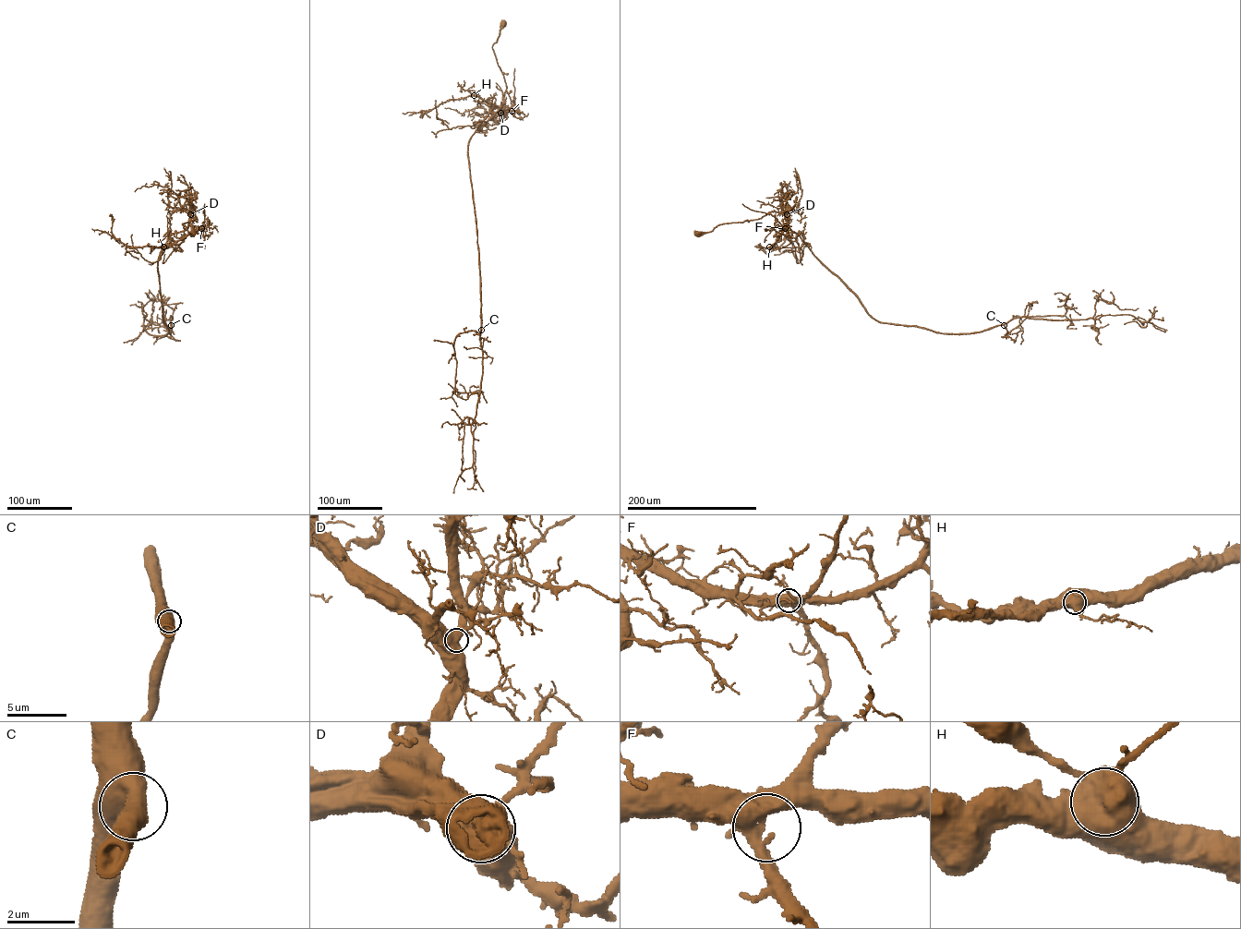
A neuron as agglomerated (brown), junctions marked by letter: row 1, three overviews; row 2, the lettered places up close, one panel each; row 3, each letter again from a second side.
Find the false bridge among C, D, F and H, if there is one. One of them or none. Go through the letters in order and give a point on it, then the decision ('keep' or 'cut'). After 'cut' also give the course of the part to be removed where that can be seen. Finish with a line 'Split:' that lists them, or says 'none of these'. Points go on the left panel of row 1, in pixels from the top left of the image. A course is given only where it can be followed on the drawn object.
C: at (171, 325); keep
D: at (190, 214); keep
F: at (201, 228); keep
H: at (163, 247); keep
Split: none of these

